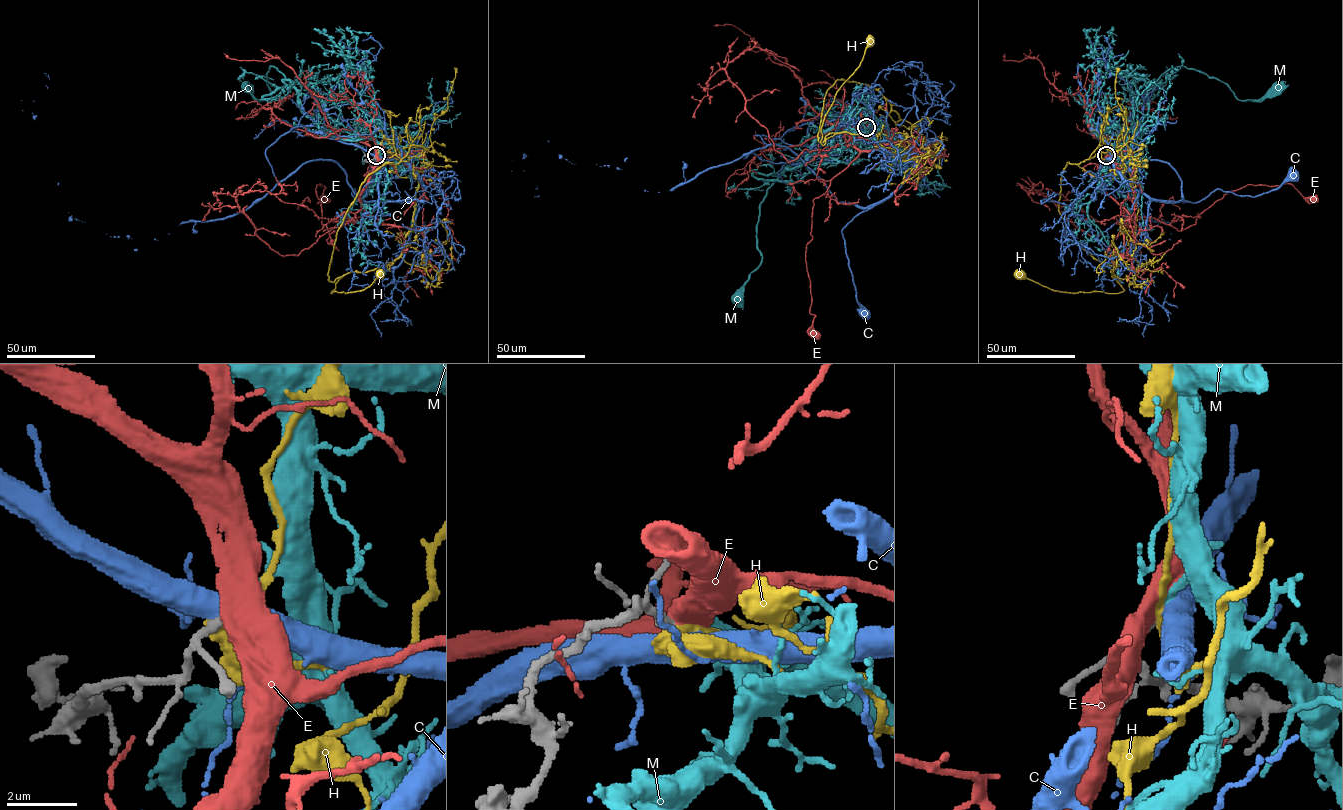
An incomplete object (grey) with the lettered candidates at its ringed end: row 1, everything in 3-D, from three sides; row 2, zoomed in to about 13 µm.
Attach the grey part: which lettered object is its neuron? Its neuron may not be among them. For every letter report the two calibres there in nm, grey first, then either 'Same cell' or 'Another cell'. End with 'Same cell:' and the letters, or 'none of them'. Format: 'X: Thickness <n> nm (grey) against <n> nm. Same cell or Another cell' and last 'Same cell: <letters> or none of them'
C: Thickness 200 nm (grey) against 550 nm. Another cell
E: Thickness 240 nm (grey) against 550 nm. Another cell
H: Thickness 240 nm (grey) against 400 nm. Another cell
M: Thickness 190 nm (grey) against 200 nm. Same cell
Same cell: M

